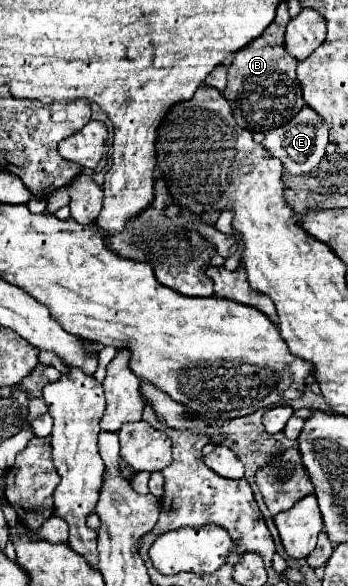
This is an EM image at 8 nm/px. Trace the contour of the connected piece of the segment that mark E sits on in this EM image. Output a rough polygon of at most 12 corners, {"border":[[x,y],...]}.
{"border":[[308,105],[262,145],[292,175],[312,171],[330,129]]}

